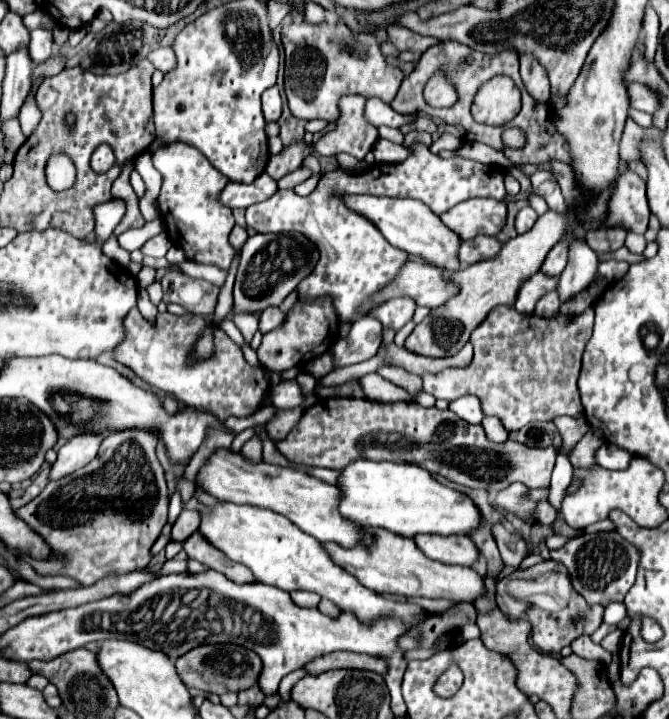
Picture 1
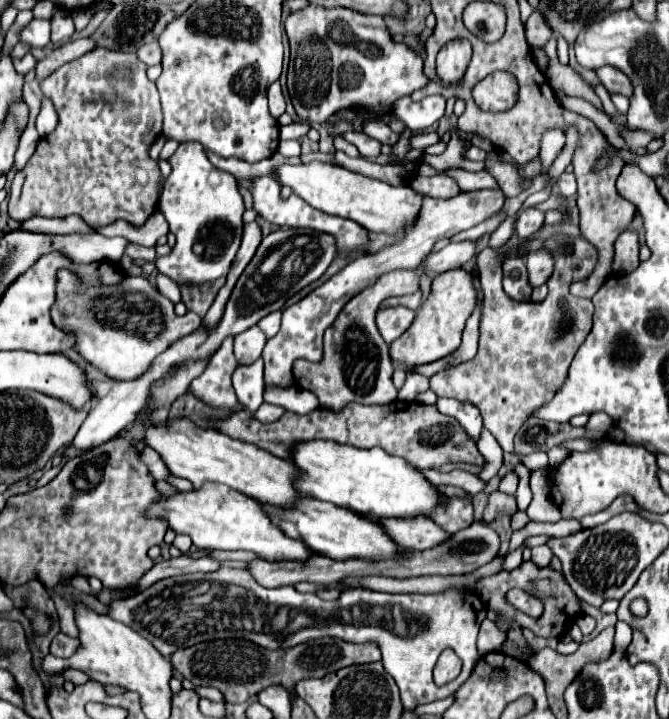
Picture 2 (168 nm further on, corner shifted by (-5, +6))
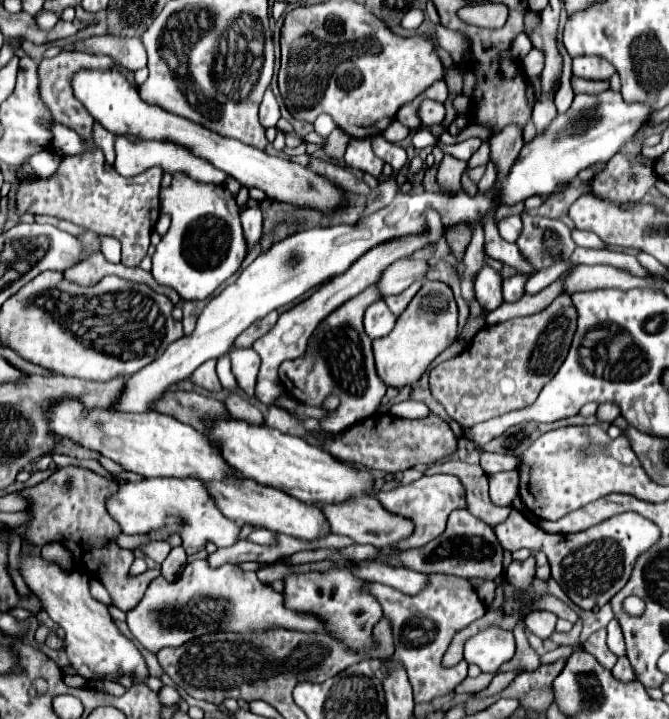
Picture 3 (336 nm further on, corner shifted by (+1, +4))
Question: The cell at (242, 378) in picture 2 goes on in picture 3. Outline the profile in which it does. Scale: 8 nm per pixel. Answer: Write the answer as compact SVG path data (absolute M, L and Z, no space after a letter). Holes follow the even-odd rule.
M223 356L217 360L217 374L219 374L219 380L223 384L223 388L227 390L239 390L239 384L231 372L231 364L229 364L229 356Z

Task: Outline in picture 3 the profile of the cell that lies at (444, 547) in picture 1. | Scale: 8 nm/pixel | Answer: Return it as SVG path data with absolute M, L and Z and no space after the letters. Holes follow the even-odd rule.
M357 498L357 502L345 502L345 506L323 506L325 514L329 514L329 524L333 526L333 532L349 536L357 544L371 544L377 550L383 550L385 546L395 546L401 540L409 538L415 530L415 524L399 514L393 514L383 508L383 504L375 498Z

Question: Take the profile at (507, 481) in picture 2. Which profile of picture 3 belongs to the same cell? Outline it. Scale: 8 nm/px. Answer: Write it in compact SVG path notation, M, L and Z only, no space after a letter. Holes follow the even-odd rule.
M497 472L489 476L489 496L499 506L509 506L519 494L519 472Z

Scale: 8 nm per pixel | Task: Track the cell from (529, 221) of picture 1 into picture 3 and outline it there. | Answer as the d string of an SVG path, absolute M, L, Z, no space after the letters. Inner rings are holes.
M507 216L507 218L499 220L497 226L499 226L501 238L505 238L507 242L517 242L517 238L521 236L521 230L523 230L521 216Z

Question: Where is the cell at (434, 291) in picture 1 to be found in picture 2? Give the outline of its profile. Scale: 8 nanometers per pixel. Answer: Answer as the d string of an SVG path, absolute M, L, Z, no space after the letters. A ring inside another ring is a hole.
M393 270L383 274L373 286L359 292L351 302L345 304L337 320L325 332L325 354L319 364L307 362L299 368L293 366L295 384L303 390L313 392L319 404L339 412L349 402L357 404L391 404L397 400L397 388L391 382L393 362L389 358L389 346L375 328L375 312L379 304L389 296L413 294L419 290L419 278L415 270Z

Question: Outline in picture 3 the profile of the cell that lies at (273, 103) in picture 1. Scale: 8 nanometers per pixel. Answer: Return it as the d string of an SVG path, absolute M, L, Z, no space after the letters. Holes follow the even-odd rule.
M271 88L265 90L265 96L263 96L263 102L261 102L261 108L259 108L259 120L265 128L269 126L277 126L277 120L279 120L279 104L271 92Z

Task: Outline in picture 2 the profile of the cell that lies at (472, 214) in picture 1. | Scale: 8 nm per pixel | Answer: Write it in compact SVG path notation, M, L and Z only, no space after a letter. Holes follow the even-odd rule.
M497 188L477 190L453 196L453 200L439 200L431 196L423 196L423 208L419 210L419 216L407 232L403 232L403 238L393 242L391 246L385 246L377 250L375 254L365 254L357 260L353 260L349 266L345 266L339 274L335 274L331 280L315 288L311 294L307 294L297 304L283 310L283 322L281 330L275 338L269 338L263 350L263 362L265 362L265 386L279 386L289 388L293 386L293 374L291 366L295 360L303 358L309 362L319 362L323 358L323 332L333 324L341 308L357 296L367 286L375 284L377 276L387 274L391 270L415 270L417 264L433 250L433 244L441 238L451 238L461 230L467 230L471 226L481 224L495 212L499 212L505 204L505 196Z

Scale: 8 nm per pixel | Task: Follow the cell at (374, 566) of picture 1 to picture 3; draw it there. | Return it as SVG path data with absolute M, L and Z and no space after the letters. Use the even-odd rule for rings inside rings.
M223 480L223 482L213 482L209 484L209 492L217 496L217 508L229 518L237 520L239 524L251 524L259 528L267 528L275 534L285 534L293 536L305 542L315 542L321 538L327 538L331 534L329 520L321 512L321 508L305 504L281 490L273 490L269 486L261 486L259 482L253 480Z

